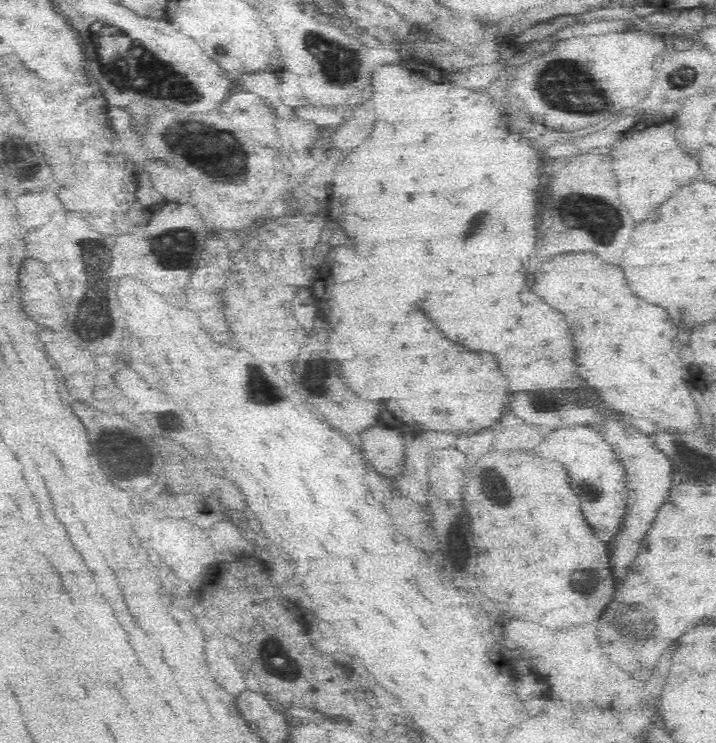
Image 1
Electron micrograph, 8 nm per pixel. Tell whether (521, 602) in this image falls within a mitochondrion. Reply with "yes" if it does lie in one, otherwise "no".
no

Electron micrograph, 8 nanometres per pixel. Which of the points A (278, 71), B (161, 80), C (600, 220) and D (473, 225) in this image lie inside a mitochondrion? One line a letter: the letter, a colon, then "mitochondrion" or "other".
A: other
B: mitochondrion
C: mitochondrion
D: mitochondrion

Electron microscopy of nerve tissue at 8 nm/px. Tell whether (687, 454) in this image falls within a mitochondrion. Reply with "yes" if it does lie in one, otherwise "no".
no

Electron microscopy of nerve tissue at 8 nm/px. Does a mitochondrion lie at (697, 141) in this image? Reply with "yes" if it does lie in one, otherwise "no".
no

